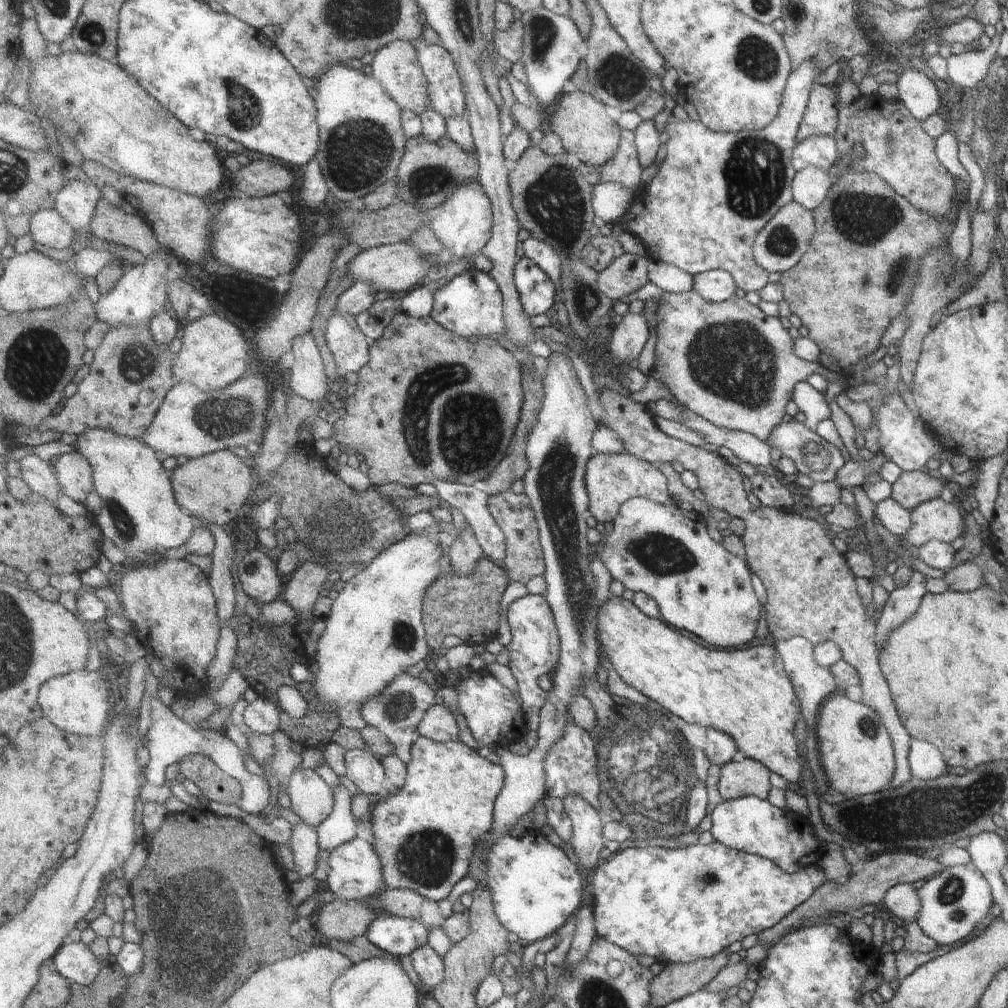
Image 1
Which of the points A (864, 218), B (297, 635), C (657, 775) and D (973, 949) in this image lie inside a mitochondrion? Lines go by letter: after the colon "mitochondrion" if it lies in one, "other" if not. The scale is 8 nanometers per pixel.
A: mitochondrion
B: other
C: mitochondrion
D: other

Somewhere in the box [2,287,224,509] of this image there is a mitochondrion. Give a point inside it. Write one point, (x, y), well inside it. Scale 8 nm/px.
(36, 367)

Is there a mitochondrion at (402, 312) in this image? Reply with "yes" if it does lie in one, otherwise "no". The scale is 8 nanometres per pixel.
no

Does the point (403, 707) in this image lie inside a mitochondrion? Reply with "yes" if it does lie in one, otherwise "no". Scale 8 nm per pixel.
yes

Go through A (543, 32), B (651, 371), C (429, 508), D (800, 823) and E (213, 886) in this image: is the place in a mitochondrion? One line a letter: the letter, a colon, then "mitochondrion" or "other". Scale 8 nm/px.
A: mitochondrion
B: other
C: other
D: other
E: mitochondrion

